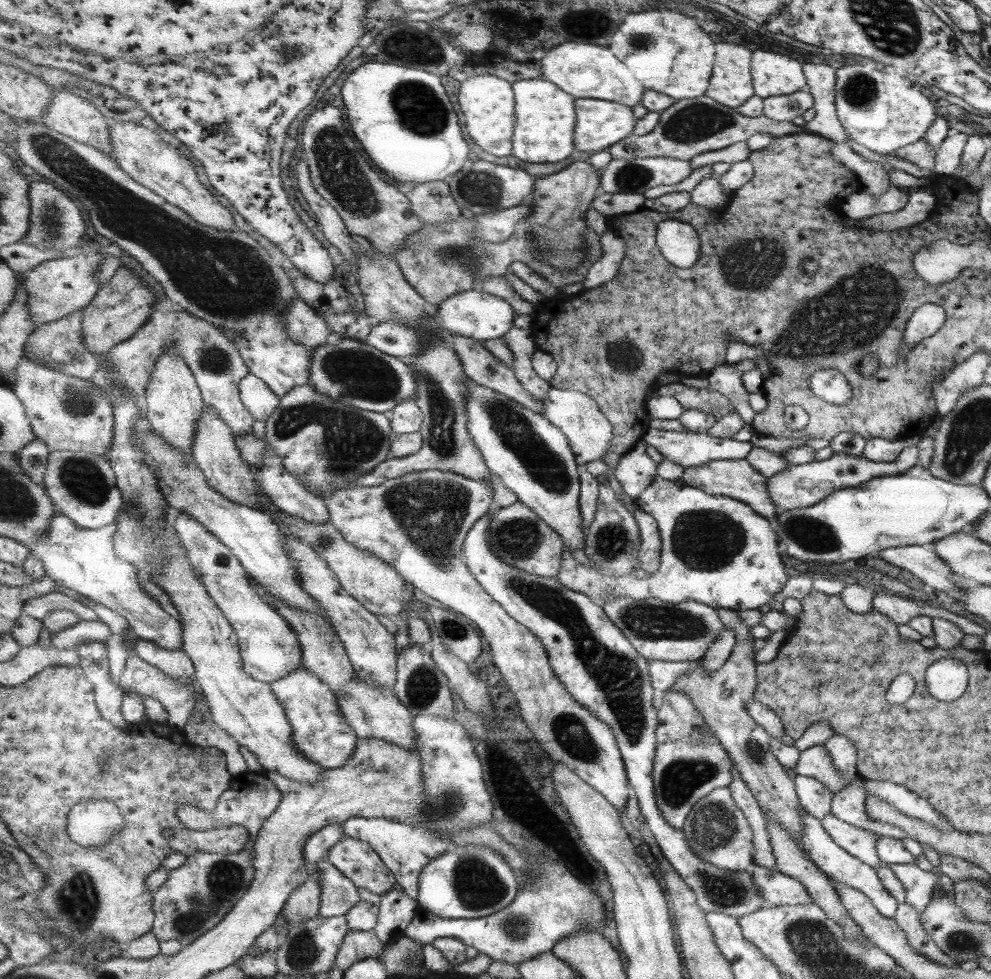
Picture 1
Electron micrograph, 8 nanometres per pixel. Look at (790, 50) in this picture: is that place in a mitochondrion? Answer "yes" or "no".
no

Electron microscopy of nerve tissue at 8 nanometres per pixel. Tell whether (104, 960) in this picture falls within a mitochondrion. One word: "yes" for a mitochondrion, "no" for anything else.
no

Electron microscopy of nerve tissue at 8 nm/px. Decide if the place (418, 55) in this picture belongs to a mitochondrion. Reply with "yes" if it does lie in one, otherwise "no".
no

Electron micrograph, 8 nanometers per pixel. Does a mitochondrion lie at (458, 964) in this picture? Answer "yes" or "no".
no

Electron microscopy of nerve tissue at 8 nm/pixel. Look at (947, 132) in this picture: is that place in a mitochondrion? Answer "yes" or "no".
no

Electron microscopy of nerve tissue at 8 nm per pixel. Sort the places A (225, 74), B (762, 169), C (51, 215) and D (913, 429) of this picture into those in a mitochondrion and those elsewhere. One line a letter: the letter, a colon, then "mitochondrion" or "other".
A: other
B: other
C: mitochondrion
D: other

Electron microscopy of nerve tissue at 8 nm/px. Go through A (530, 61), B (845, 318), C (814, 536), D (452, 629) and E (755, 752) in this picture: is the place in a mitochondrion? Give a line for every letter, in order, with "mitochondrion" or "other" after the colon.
A: other
B: mitochondrion
C: mitochondrion
D: mitochondrion
E: mitochondrion

